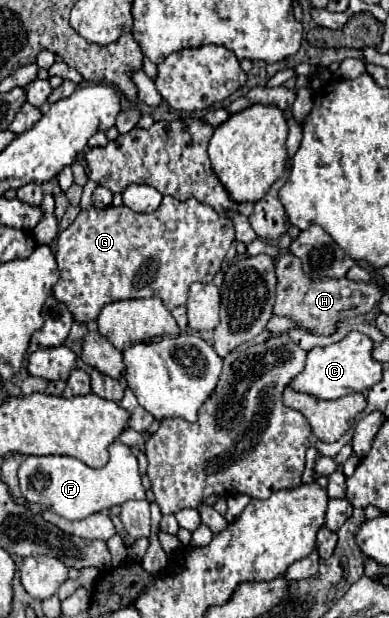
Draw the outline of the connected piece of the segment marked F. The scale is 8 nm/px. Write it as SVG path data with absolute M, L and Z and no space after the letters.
M118 439L110 445L110 461L102 469L88 467L76 457L24 457L18 469L18 479L20 491L32 507L54 511L56 515L62 515L66 519L84 519L92 513L122 505L130 499L144 499L144 485L138 473L136 455Z

